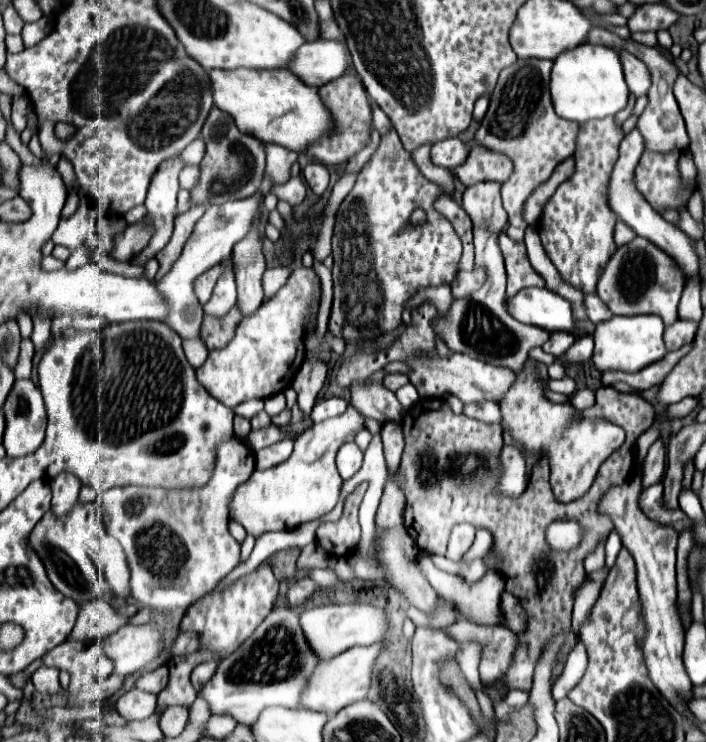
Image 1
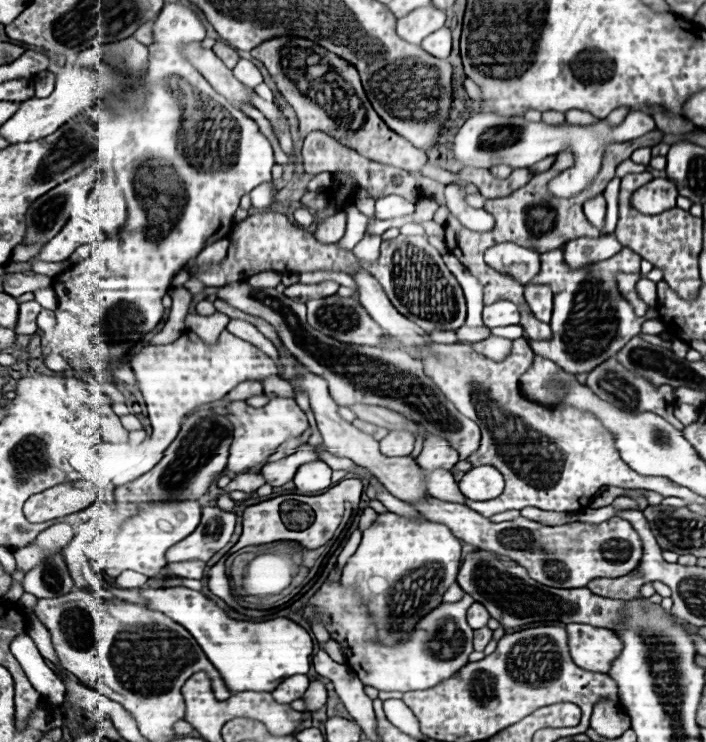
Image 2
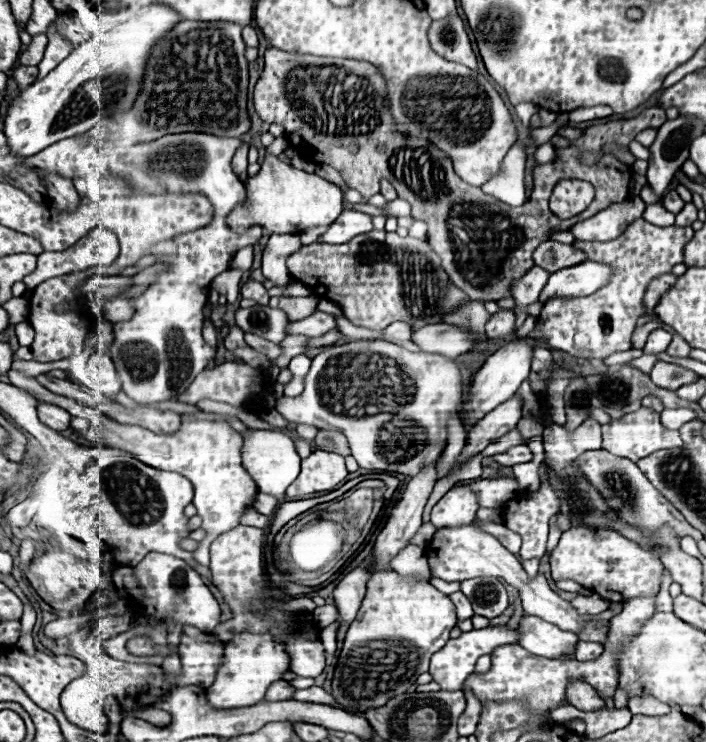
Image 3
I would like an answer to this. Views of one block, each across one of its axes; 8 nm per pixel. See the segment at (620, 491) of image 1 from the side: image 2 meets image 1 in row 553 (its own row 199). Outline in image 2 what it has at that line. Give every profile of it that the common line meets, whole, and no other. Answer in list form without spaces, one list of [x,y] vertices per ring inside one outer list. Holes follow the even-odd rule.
[[[654,178],[652,182],[640,186],[632,198],[630,204],[642,214],[662,214],[676,206],[676,184],[666,178]]]

